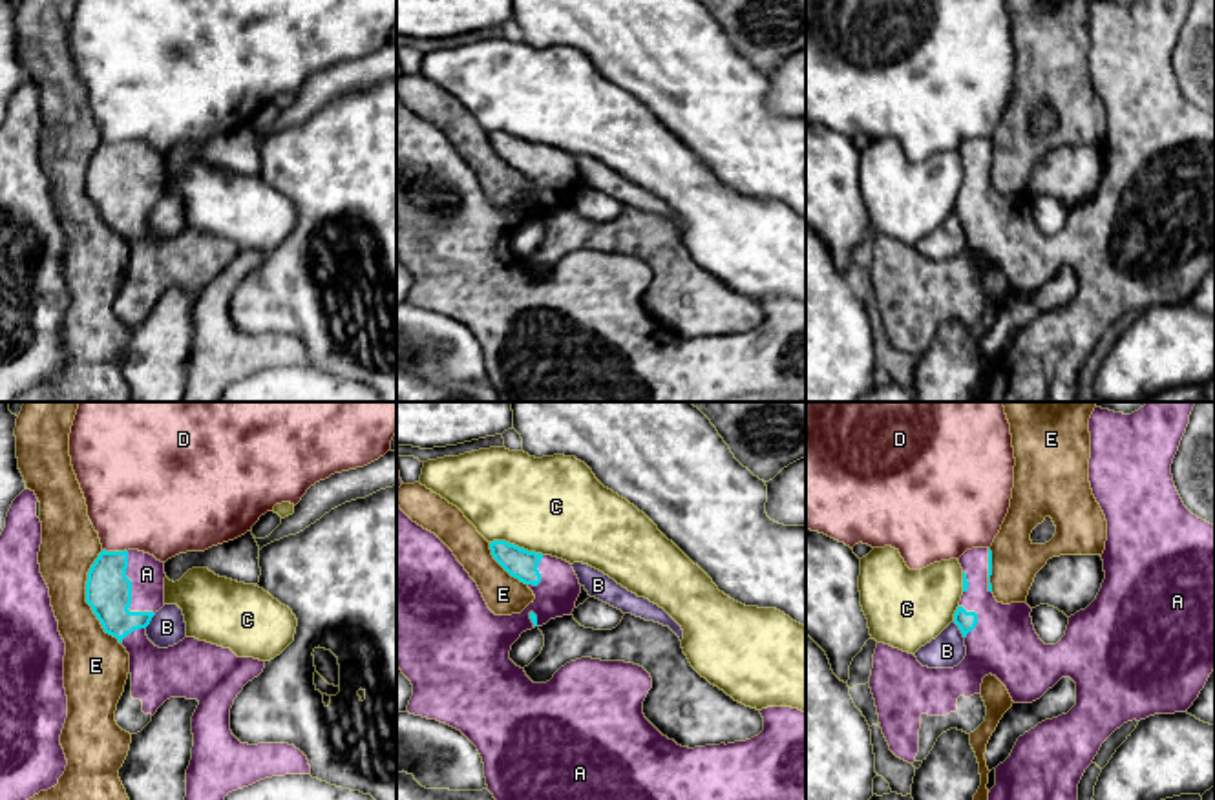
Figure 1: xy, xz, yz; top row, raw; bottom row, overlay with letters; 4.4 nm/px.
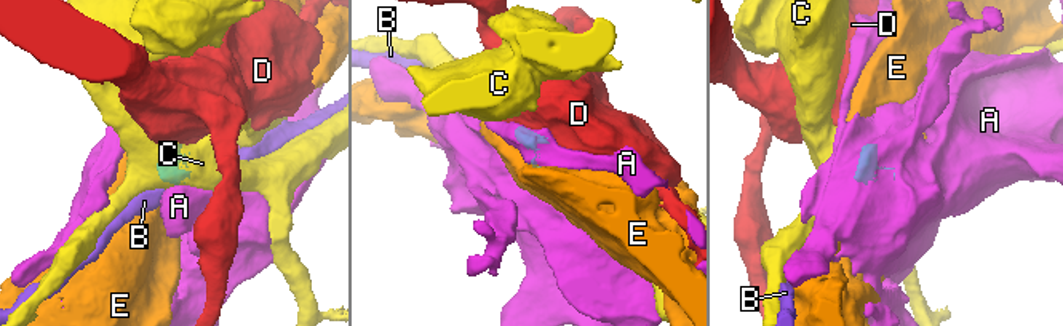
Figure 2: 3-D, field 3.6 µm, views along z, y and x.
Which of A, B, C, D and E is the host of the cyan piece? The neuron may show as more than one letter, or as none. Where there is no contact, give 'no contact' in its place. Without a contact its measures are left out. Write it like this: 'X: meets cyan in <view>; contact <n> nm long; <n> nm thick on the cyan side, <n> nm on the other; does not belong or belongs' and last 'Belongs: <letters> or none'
A: meets cyan in xy; contact 300 nm long; 200 nm thick on the cyan side, 160 nm on the other; belongs
B: meets cyan in yz; contact 90 nm long; 90 nm thick on the cyan side, 160 nm on the other; does not belong
C: meets cyan in xz; contact 240 nm long; 140 nm thick on the cyan side, 440 nm on the other; does not belong
D: meets cyan in xy; contact 110 nm long; 200 nm thick on the cyan side, 440 nm on the other; does not belong
E: meets cyan in xy; contact 420 nm long; 200 nm thick on the cyan side, 240 nm on the other; does not belong
Belongs: A

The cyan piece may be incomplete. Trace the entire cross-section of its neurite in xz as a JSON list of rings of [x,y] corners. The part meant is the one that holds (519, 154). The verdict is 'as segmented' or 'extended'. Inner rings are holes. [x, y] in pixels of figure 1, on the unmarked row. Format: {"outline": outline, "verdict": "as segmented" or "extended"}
{"outline": [[[396,93],[396,258],[413,276],[407,303],[460,321],[479,342],[488,382],[501,402],[733,402],[744,395],[806,391],[806,303],[767,298],[764,321],[745,332],[681,338],[643,305],[650,265],[634,254],[581,248],[561,258],[546,274],[534,274],[510,250],[523,223],[570,206],[581,184],[570,153],[528,142],[506,132],[490,133],[493,150],[524,174],[535,190],[521,203],[495,206],[477,174],[453,142],[413,113]]], "verdict": "extended"}

